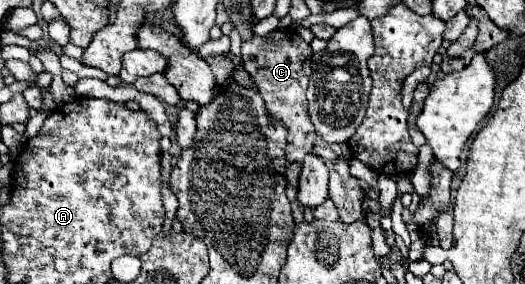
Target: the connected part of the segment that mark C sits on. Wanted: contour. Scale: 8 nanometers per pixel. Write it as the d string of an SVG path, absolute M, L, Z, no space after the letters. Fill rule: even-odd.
M275 30L267 36L253 36L241 46L245 70L255 80L259 94L263 94L269 118L283 122L287 128L287 146L285 158L287 164L299 162L313 150L317 140L317 132L307 114L307 98L305 90L311 78L311 46L291 30Z

